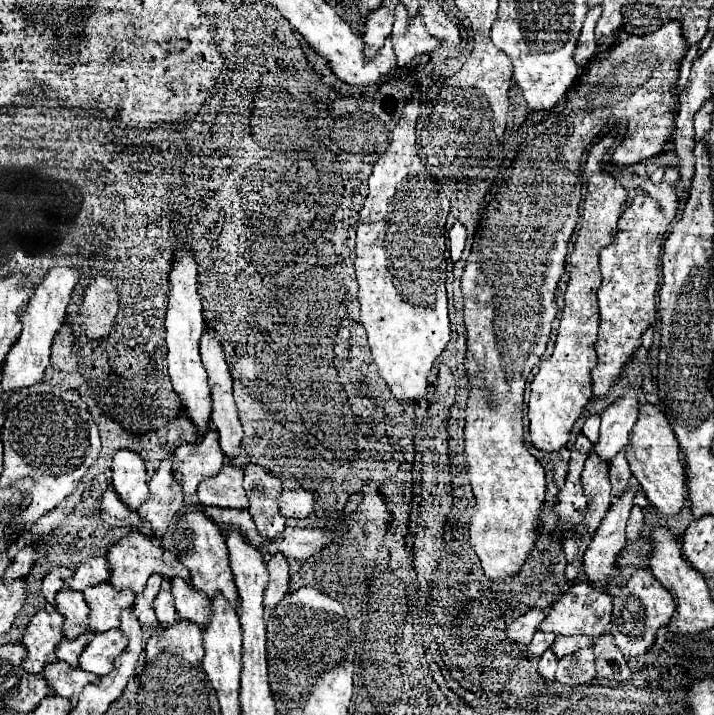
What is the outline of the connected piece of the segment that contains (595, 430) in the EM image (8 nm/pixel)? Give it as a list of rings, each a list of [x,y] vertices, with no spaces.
[[[593,414],[593,416],[587,418],[587,422],[585,422],[585,426],[583,426],[583,434],[585,434],[593,444],[597,442],[597,438],[599,438],[599,416],[597,416],[597,414]]]

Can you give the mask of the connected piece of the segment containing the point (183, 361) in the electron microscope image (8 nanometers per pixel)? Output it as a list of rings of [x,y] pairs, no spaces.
[[[187,246],[175,250],[169,282],[171,282],[171,294],[169,294],[169,306],[167,306],[167,318],[165,318],[167,348],[169,348],[169,378],[173,382],[173,390],[179,394],[181,404],[185,406],[187,418],[197,428],[197,434],[203,436],[209,426],[213,404],[211,404],[211,394],[207,384],[207,372],[201,364],[201,354],[199,354],[199,340],[205,330],[205,324],[203,324],[201,298],[197,294],[197,264],[195,264],[193,252]]]

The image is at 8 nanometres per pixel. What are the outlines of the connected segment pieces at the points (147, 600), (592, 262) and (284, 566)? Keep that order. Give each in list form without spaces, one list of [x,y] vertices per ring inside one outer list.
[[[151,576],[147,580],[147,588],[143,590],[143,594],[137,596],[137,602],[133,606],[133,614],[137,616],[139,624],[145,628],[153,628],[153,630],[159,628],[159,622],[153,612],[153,600],[159,594],[159,590],[161,590],[161,576]]]
[[[599,168],[599,172],[593,174],[587,172],[587,194],[581,206],[569,284],[565,292],[565,310],[561,316],[555,350],[553,356],[541,364],[535,380],[531,382],[529,440],[537,450],[543,452],[561,450],[569,442],[569,434],[575,420],[581,416],[585,404],[589,402],[591,370],[597,366],[597,354],[593,346],[599,328],[599,310],[597,310],[597,290],[601,286],[599,252],[601,248],[609,246],[611,238],[615,238],[617,234],[615,228],[625,202],[627,202],[627,190],[621,186],[619,180],[607,176],[603,168]]]
[[[275,554],[267,562],[269,570],[269,586],[265,590],[265,606],[273,608],[287,592],[289,592],[289,564],[283,554]]]

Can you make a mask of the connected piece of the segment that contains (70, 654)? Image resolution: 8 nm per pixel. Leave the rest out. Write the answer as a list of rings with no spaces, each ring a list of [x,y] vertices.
[[[83,634],[81,638],[77,638],[77,640],[67,640],[67,638],[63,638],[61,642],[59,642],[59,646],[57,646],[57,658],[59,660],[63,660],[63,662],[67,662],[71,668],[79,668],[79,656],[81,656],[81,652],[85,650],[85,646],[89,644],[89,638],[91,638],[91,634]]]

